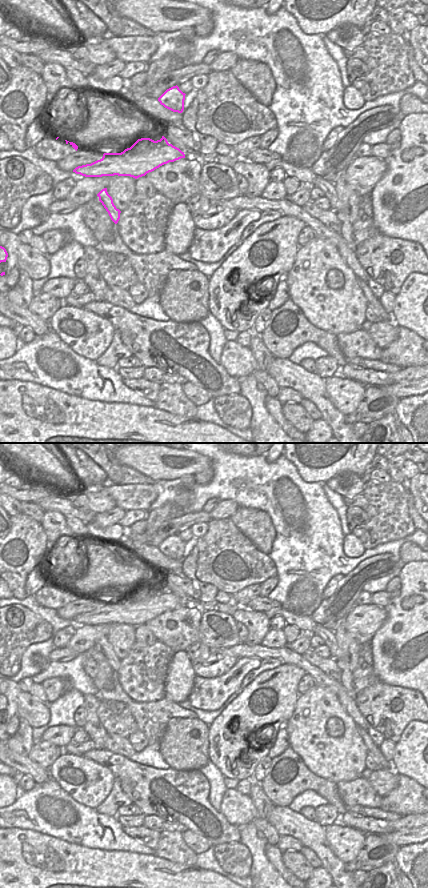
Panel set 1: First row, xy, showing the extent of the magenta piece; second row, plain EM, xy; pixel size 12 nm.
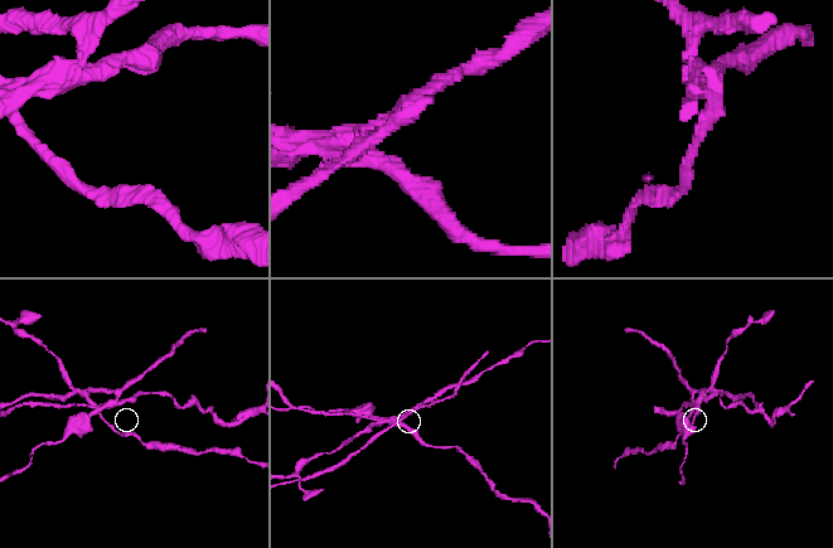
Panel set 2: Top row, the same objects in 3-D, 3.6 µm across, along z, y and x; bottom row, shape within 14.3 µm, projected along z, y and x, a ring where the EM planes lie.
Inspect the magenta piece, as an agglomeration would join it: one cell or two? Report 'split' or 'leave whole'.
split

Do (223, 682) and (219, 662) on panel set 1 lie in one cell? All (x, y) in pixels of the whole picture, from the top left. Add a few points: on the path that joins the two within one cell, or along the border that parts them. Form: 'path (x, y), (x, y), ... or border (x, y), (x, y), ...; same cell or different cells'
border (237, 659), (221, 675), (198, 675); different cells

